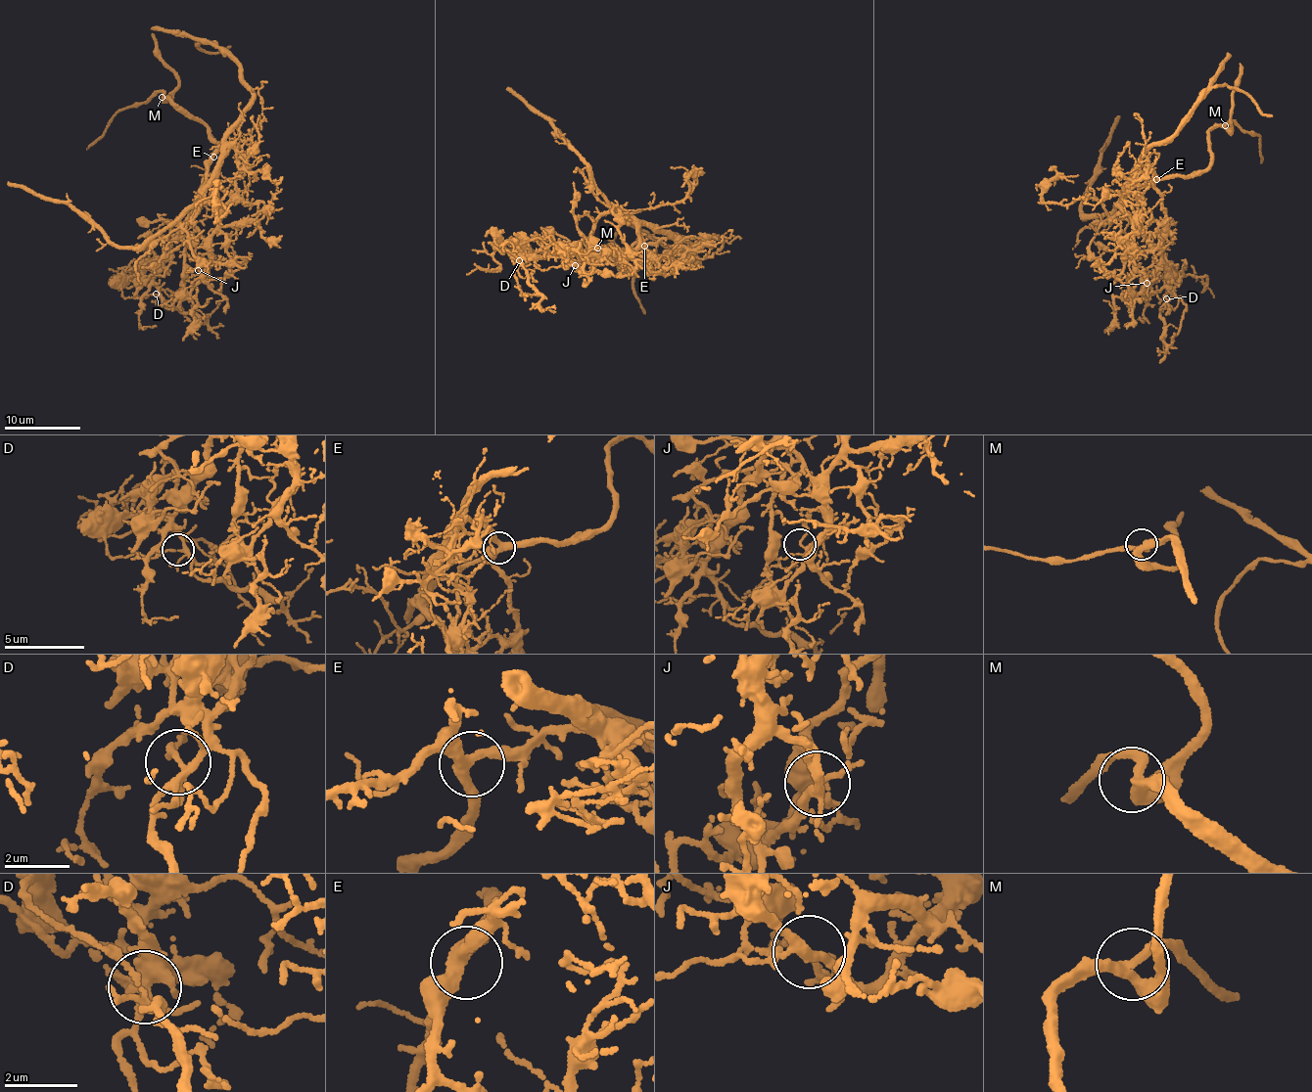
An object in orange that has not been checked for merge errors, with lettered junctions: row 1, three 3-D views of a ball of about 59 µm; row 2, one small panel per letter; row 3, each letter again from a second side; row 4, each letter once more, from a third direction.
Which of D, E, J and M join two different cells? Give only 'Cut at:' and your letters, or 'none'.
Cut at: J

